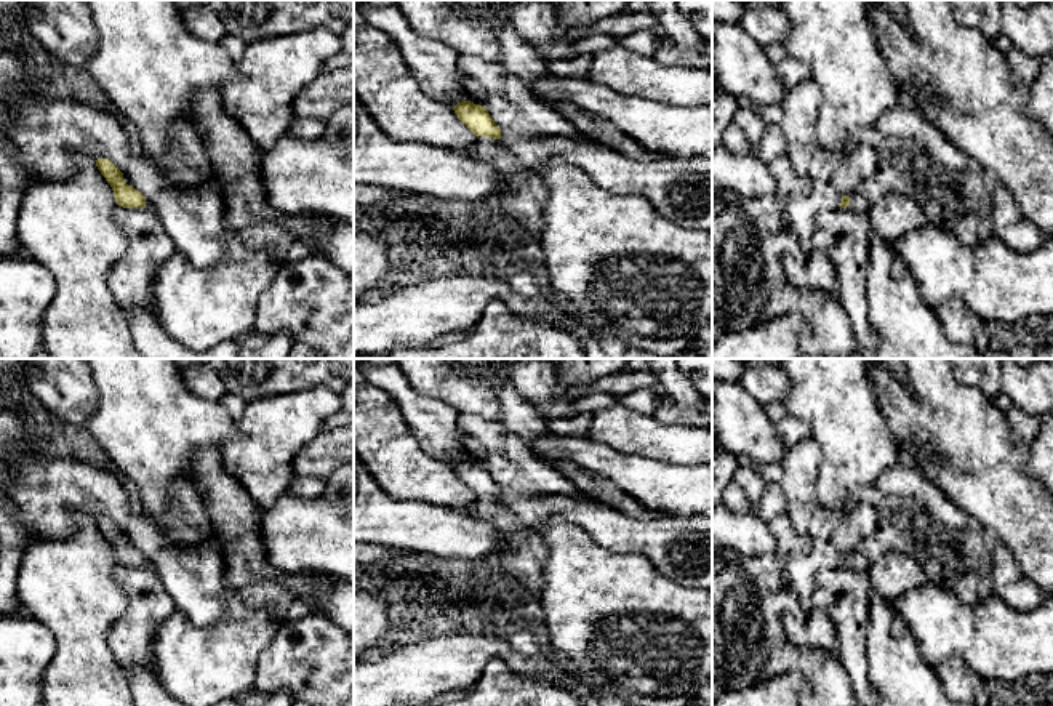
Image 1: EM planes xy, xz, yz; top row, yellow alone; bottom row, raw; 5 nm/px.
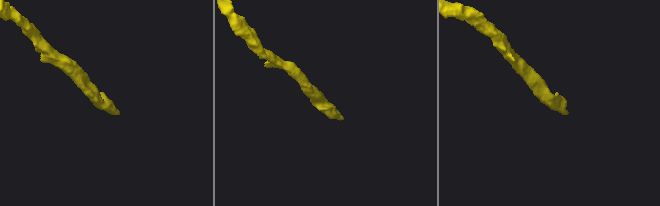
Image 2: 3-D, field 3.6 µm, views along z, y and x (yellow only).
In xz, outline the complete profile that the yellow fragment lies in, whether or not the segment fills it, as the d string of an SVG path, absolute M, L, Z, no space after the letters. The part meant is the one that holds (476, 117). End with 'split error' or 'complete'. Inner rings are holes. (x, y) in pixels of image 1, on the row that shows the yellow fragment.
M461 101L453 110L477 136L475 144L466 154L496 165L509 184L498 195L502 211L539 243L544 205L549 197L546 183L535 170L528 170L509 149L498 142L501 128L485 106Z; split error

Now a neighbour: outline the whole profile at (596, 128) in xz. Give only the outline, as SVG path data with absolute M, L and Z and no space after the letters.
M549 102L560 115L568 118L576 130L592 142L603 144L615 152L634 160L653 157L642 144L627 136L619 126L602 115L579 109L571 102Z

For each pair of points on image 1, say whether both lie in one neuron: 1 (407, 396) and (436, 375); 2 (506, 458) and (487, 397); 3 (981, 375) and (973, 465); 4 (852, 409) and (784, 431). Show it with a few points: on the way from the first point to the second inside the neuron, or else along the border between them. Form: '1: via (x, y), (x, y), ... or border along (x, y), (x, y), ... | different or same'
1: border along (404, 375), (418, 393), (450, 404) | different
2: border along (460, 412), (480, 415), (500, 423) | different
3: border along (952, 375), (992, 399) | different
4: border along (788, 415), (800, 420), (810, 436) | different

